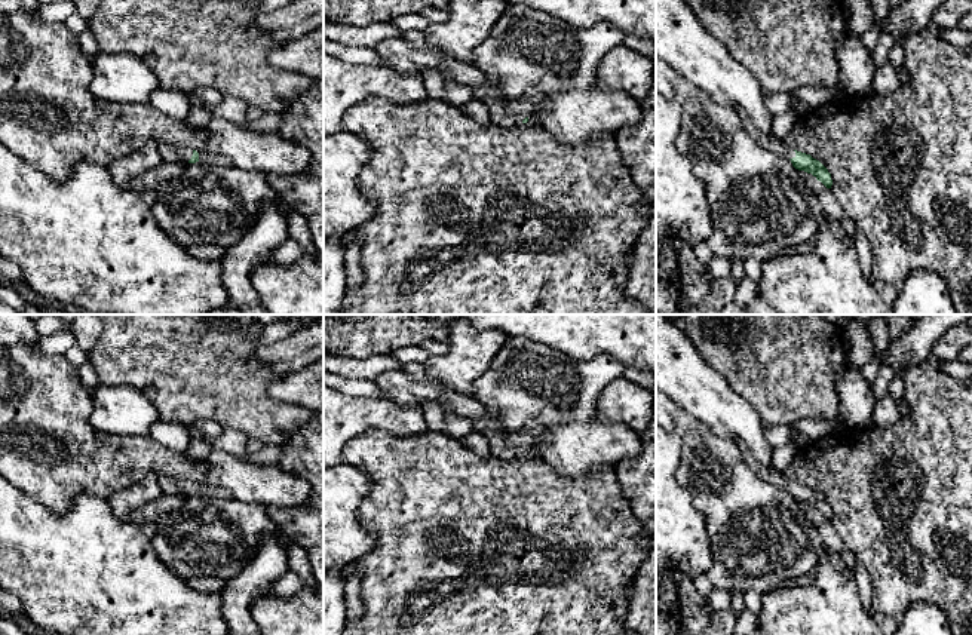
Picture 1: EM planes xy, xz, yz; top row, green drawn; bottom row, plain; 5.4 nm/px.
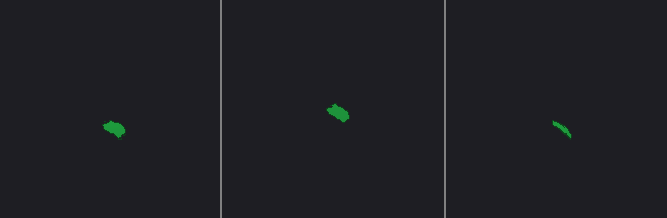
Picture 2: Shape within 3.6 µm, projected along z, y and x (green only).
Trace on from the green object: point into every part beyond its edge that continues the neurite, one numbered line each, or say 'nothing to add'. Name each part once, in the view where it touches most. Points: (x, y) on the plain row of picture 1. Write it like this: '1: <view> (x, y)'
1: yz (776, 478)

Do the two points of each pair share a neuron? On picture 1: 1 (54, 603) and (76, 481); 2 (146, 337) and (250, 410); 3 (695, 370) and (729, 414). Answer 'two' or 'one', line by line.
1: two
2: one
3: one

